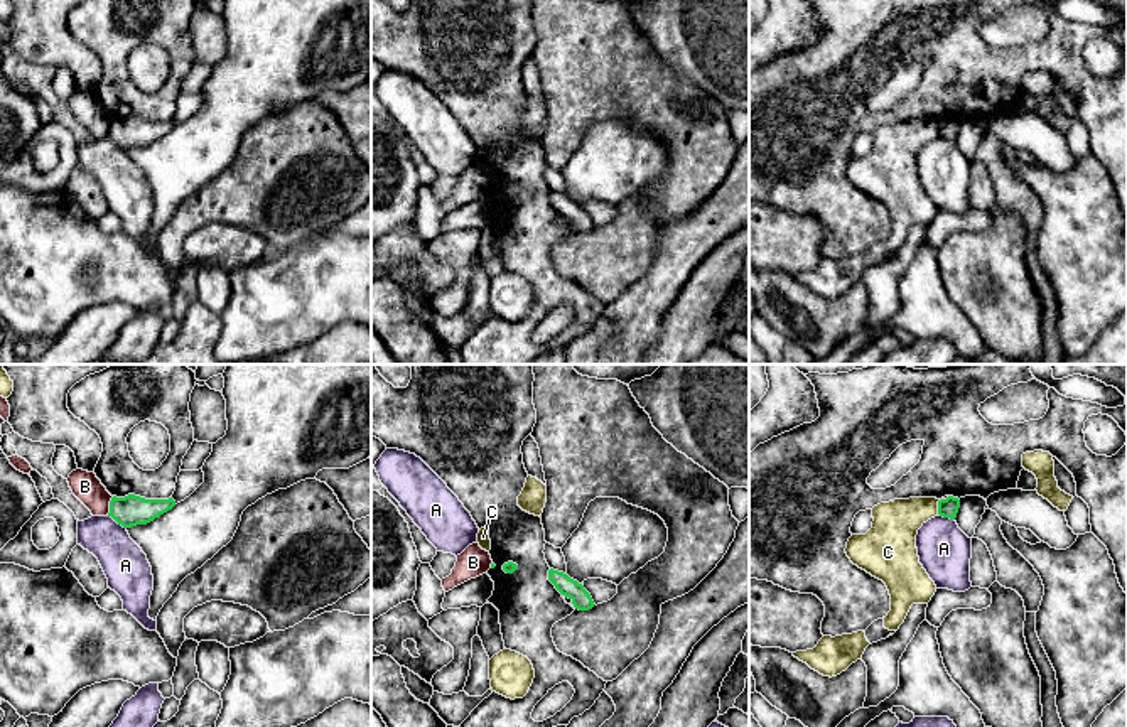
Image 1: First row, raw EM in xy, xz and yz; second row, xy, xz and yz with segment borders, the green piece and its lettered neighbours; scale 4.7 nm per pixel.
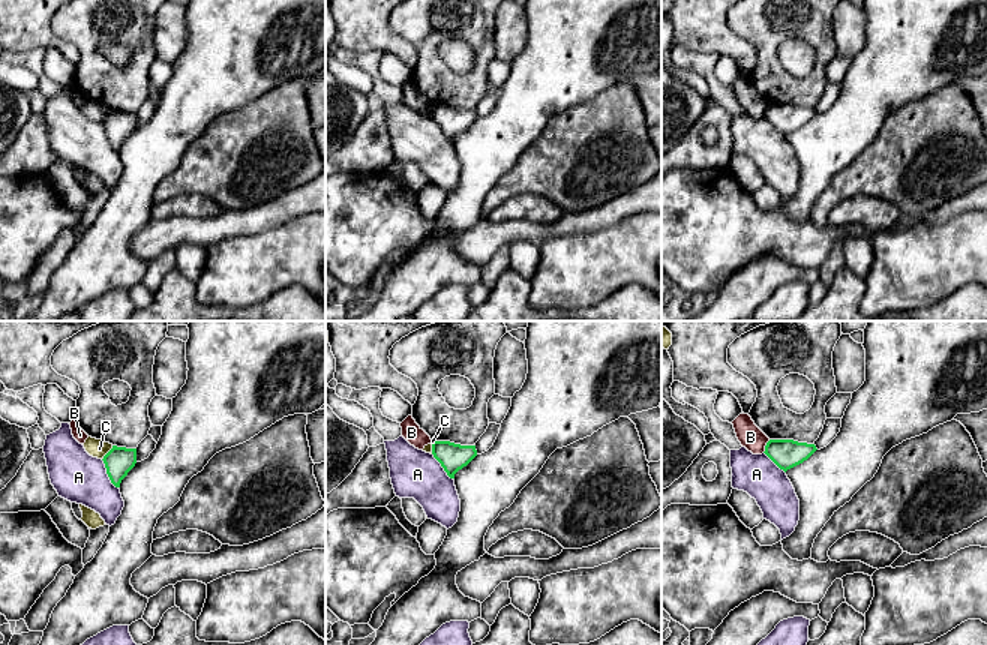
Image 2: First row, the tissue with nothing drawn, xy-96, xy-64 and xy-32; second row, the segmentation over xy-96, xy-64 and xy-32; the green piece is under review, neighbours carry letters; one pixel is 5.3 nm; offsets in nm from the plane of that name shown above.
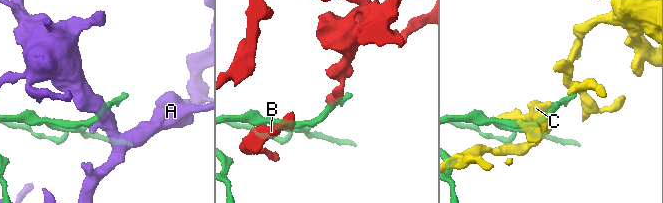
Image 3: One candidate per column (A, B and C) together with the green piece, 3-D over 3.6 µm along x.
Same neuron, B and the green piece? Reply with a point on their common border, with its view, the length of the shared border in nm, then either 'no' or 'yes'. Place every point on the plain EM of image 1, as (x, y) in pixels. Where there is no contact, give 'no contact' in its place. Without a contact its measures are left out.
meets green in xy at (110, 129); contact 100 nm long; no

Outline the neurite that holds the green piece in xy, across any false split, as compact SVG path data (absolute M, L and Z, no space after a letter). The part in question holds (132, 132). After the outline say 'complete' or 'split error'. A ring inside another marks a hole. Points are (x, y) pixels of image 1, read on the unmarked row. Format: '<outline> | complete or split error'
M135 116L125 120L113 118L110 123L110 135L118 147L123 150L132 150L137 147L147 147L167 135L175 128L172 120L169 121L145 121Z | complete

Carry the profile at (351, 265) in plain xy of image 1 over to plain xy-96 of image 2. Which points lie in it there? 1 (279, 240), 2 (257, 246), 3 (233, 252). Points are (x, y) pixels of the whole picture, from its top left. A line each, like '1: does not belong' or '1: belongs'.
1: belongs
2: belongs
3: belongs

